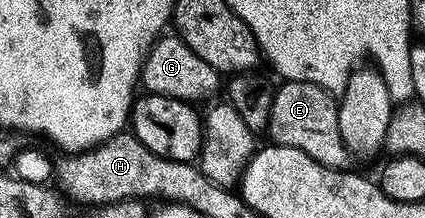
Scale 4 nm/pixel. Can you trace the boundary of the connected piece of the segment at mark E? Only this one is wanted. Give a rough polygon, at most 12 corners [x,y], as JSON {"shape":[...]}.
{"shape":[[301,81],[275,87],[267,131],[321,165],[348,166],[336,100]]}

